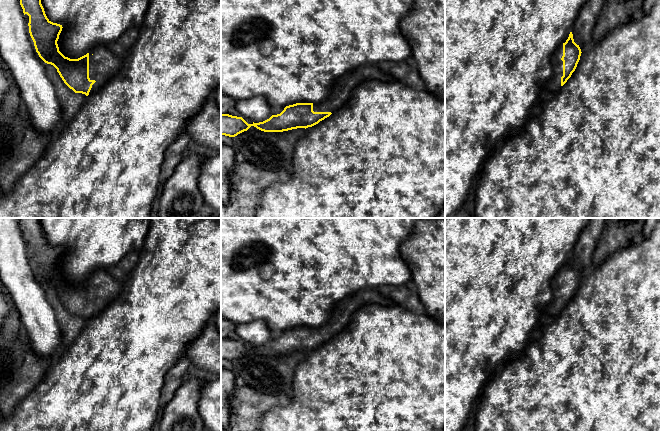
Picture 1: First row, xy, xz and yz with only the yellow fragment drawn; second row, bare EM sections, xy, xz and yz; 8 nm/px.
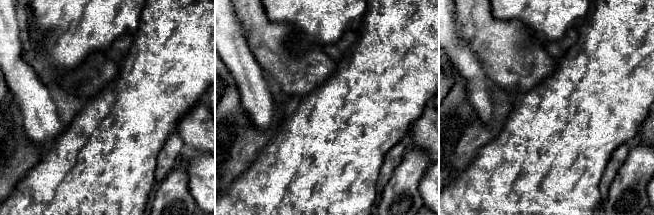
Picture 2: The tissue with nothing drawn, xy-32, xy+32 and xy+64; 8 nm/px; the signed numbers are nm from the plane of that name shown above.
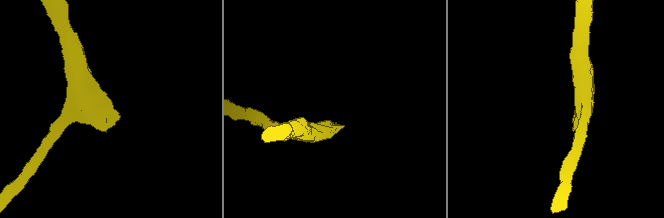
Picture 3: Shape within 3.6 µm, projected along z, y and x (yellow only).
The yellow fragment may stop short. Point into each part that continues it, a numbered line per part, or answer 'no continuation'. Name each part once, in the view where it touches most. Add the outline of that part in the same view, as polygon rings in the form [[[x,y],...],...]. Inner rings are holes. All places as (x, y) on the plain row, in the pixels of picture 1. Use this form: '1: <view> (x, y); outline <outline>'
1: xy (104, 288); outline [[[99,268],[89,276],[89,302],[96,306],[89,319],[105,309],[120,294],[122,281],[112,275],[109,270]]]

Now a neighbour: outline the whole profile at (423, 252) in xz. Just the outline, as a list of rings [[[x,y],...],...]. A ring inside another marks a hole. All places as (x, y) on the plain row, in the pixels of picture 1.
[[[445,218],[417,221],[411,235],[401,243],[400,254],[411,271],[425,313],[445,324]]]

